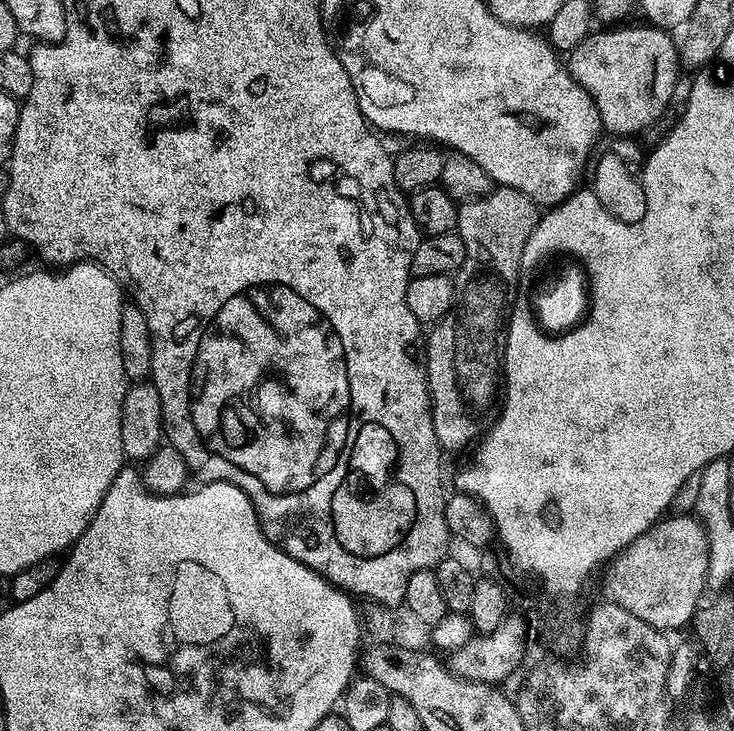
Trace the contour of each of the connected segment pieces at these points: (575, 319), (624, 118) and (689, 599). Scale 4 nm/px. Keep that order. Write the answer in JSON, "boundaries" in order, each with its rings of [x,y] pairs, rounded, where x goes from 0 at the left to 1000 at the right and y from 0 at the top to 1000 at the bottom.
{"boundaries":[[[[749,341],[734,358],[728,358],[725,369],[708,373],[702,410],[718,420],[725,446],[737,462],[764,466],[778,456],[789,457],[800,449],[815,409],[813,390],[792,343]]],[[[877,33],[868,38],[828,36],[817,41],[823,44],[808,42],[771,77],[774,98],[804,129],[817,157],[822,179],[834,181],[835,187],[865,187],[866,181],[880,179],[909,150],[910,141],[921,126],[921,108],[929,97],[926,75],[921,71],[921,56],[906,40]]],[[[943,703],[906,705],[832,770],[827,819],[892,859],[936,860],[962,815],[966,767],[967,747],[958,715]]]]}

